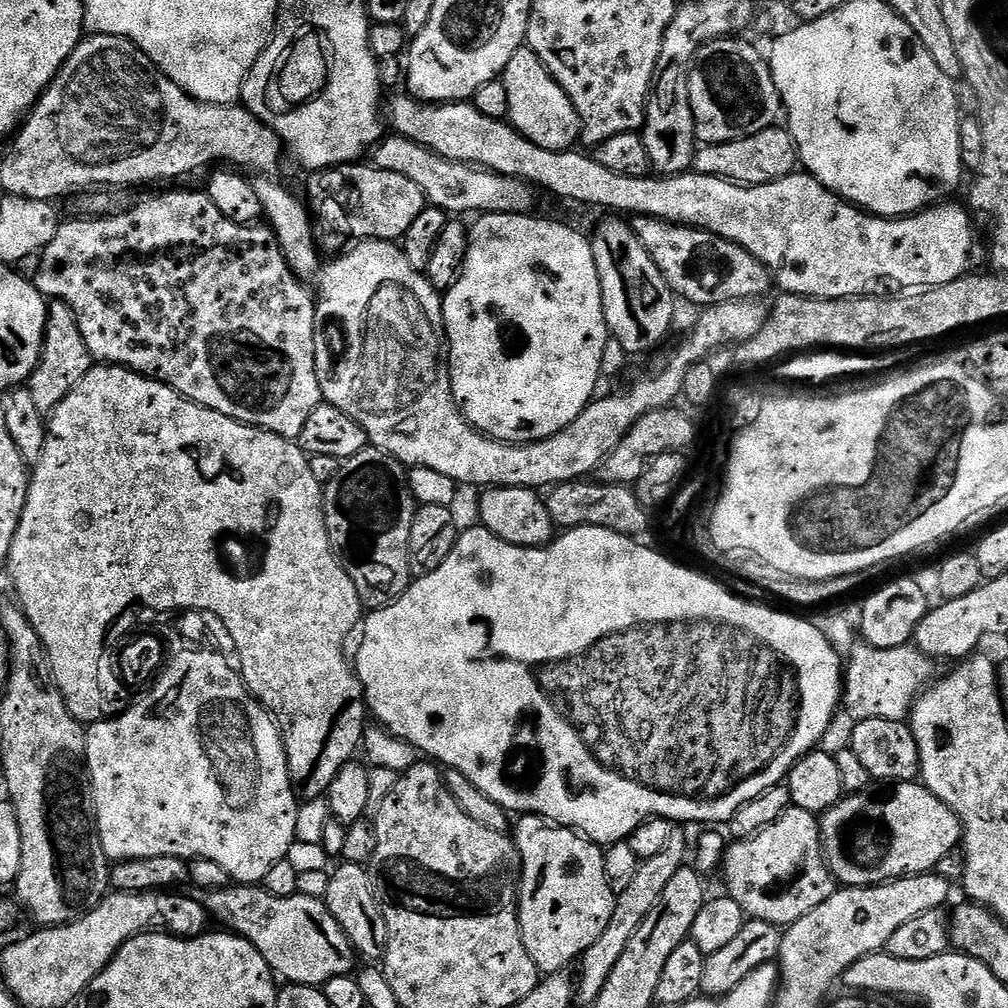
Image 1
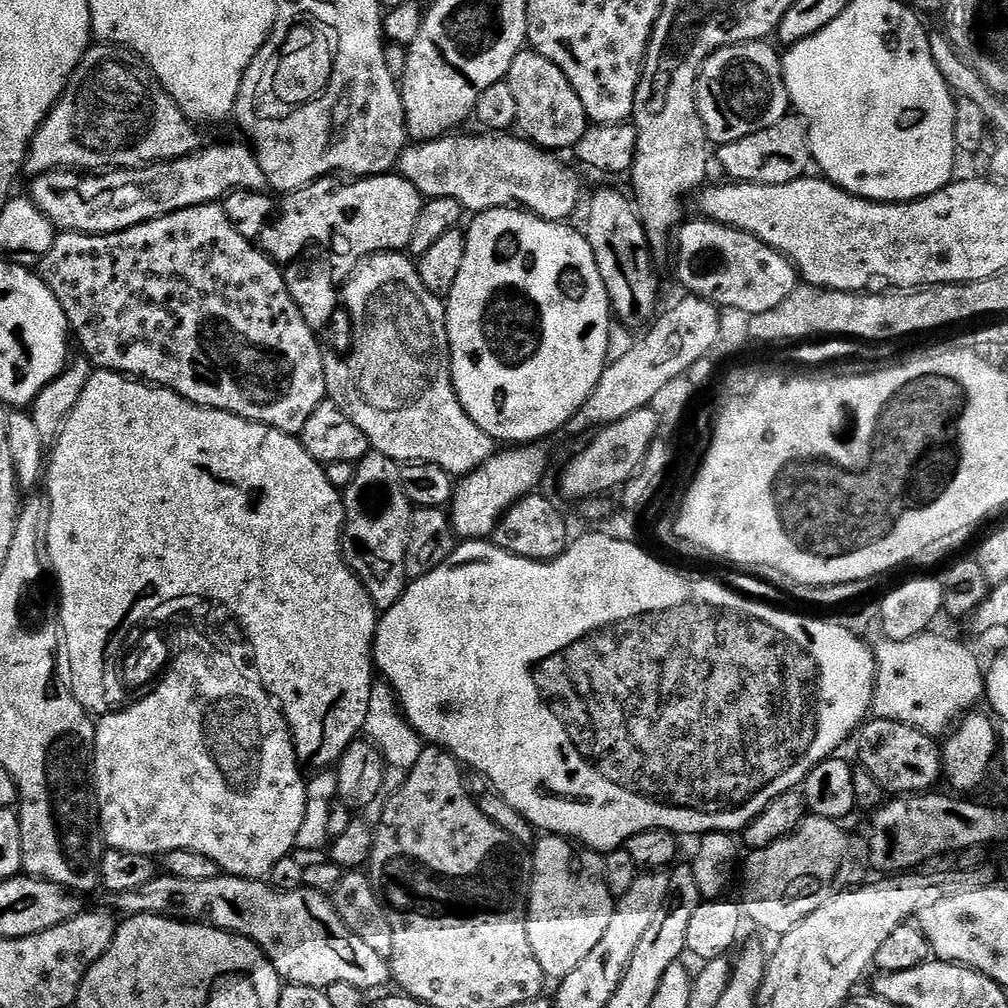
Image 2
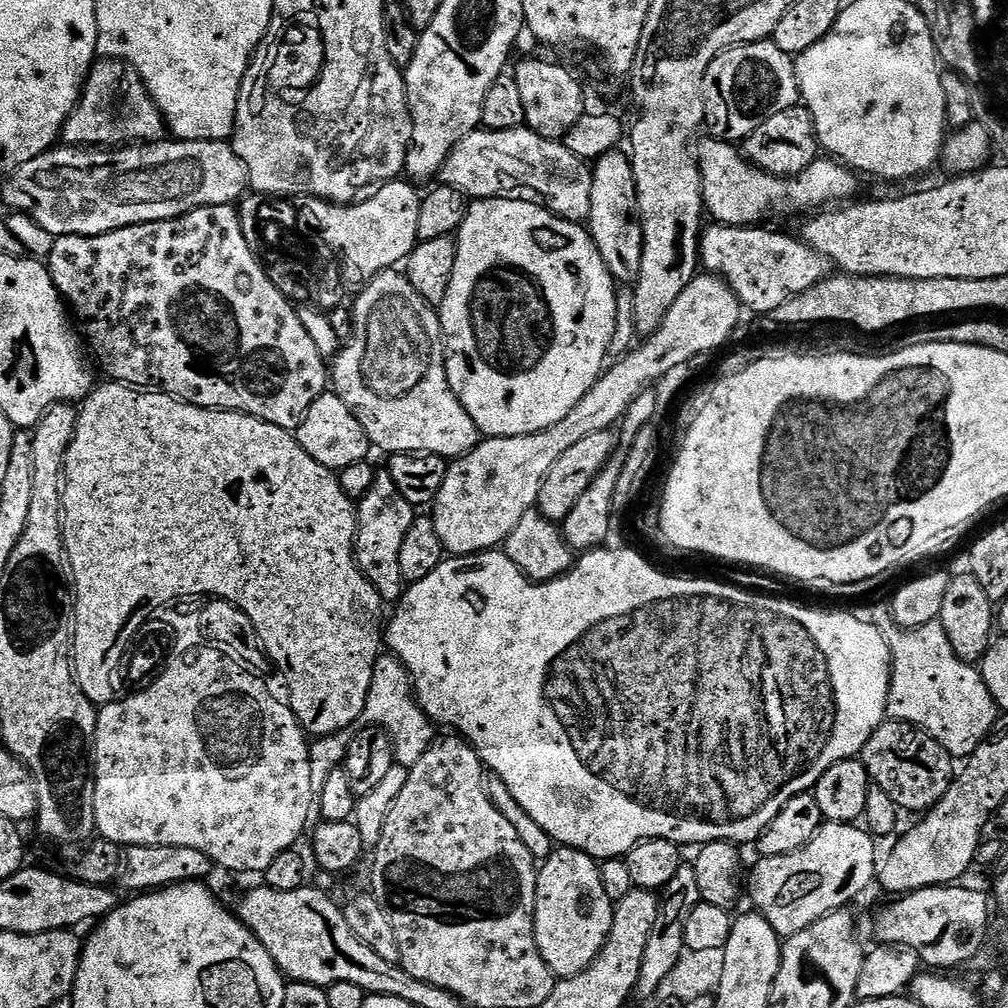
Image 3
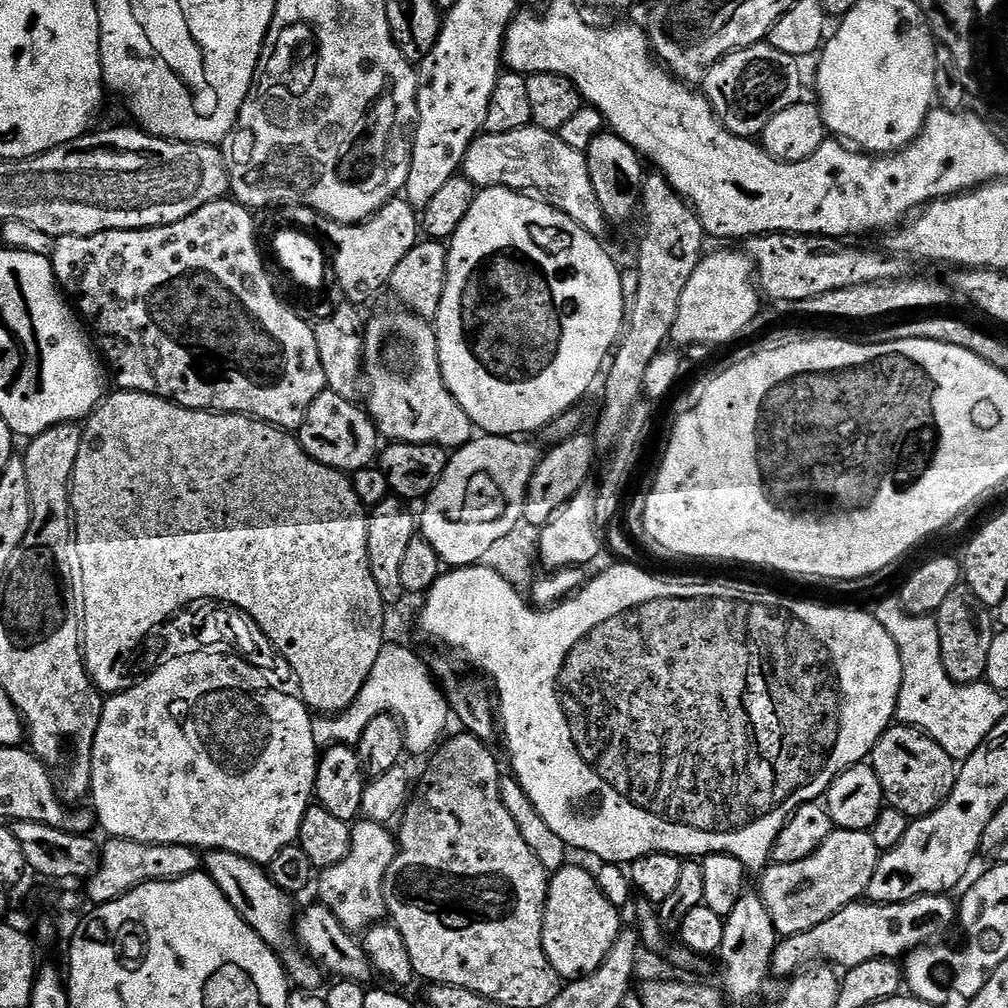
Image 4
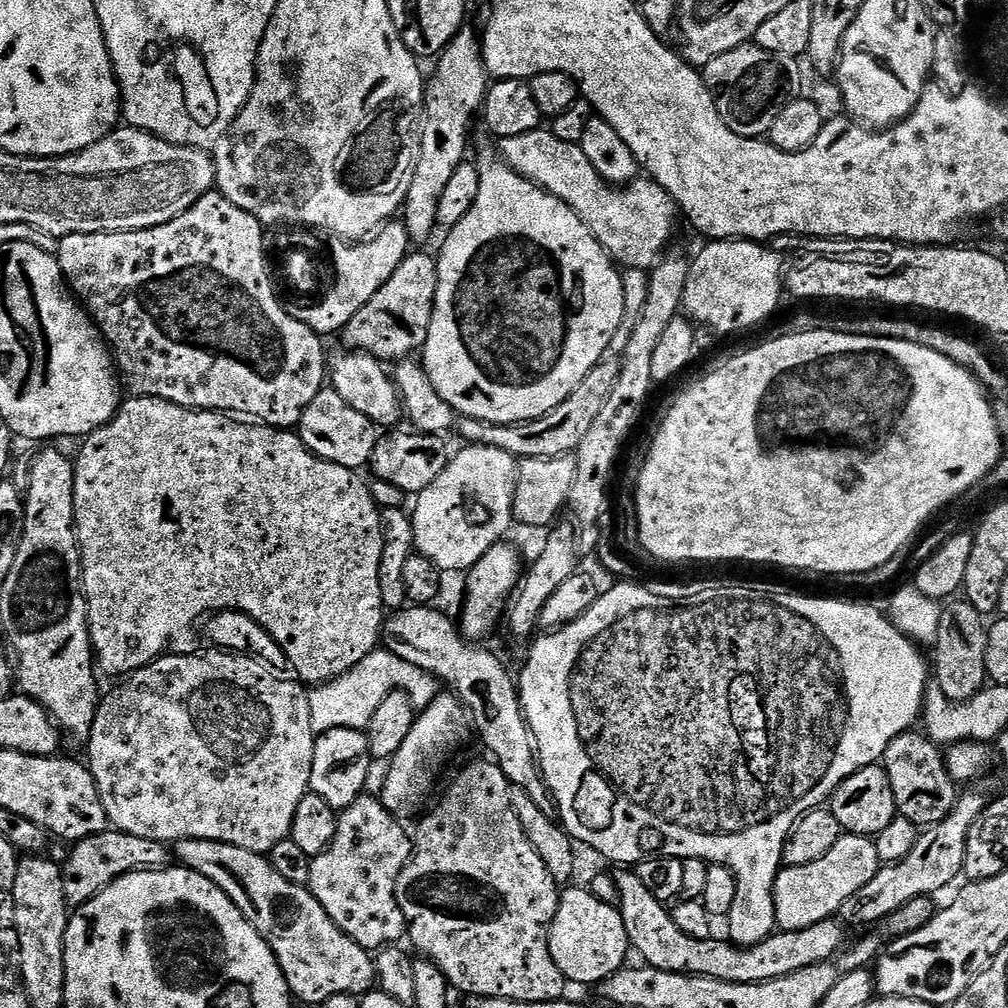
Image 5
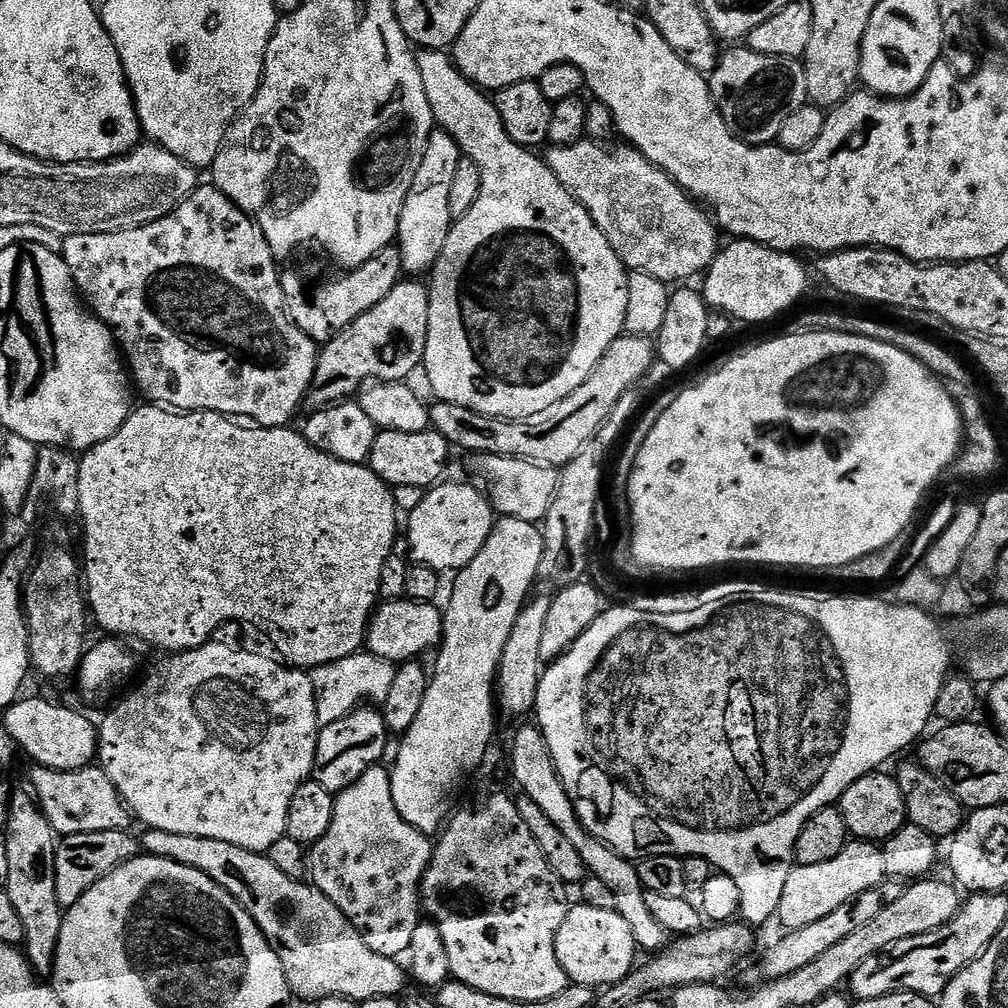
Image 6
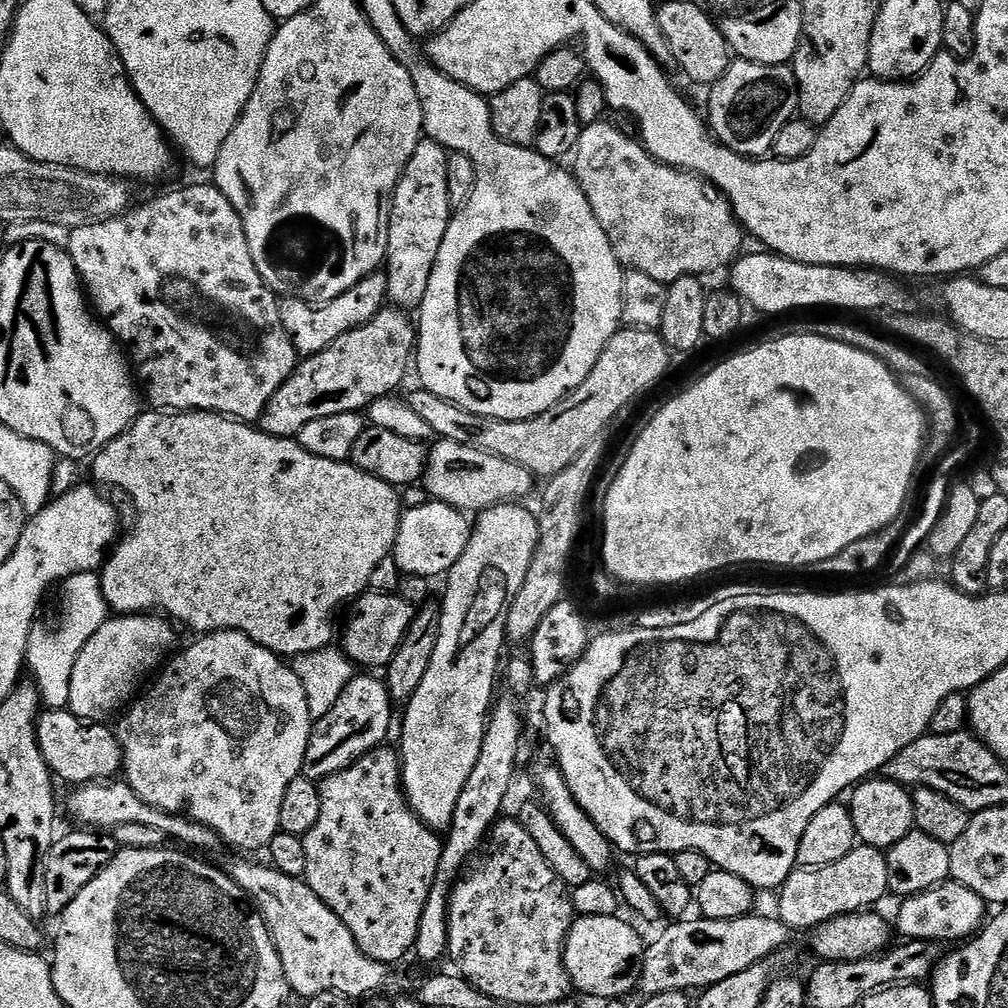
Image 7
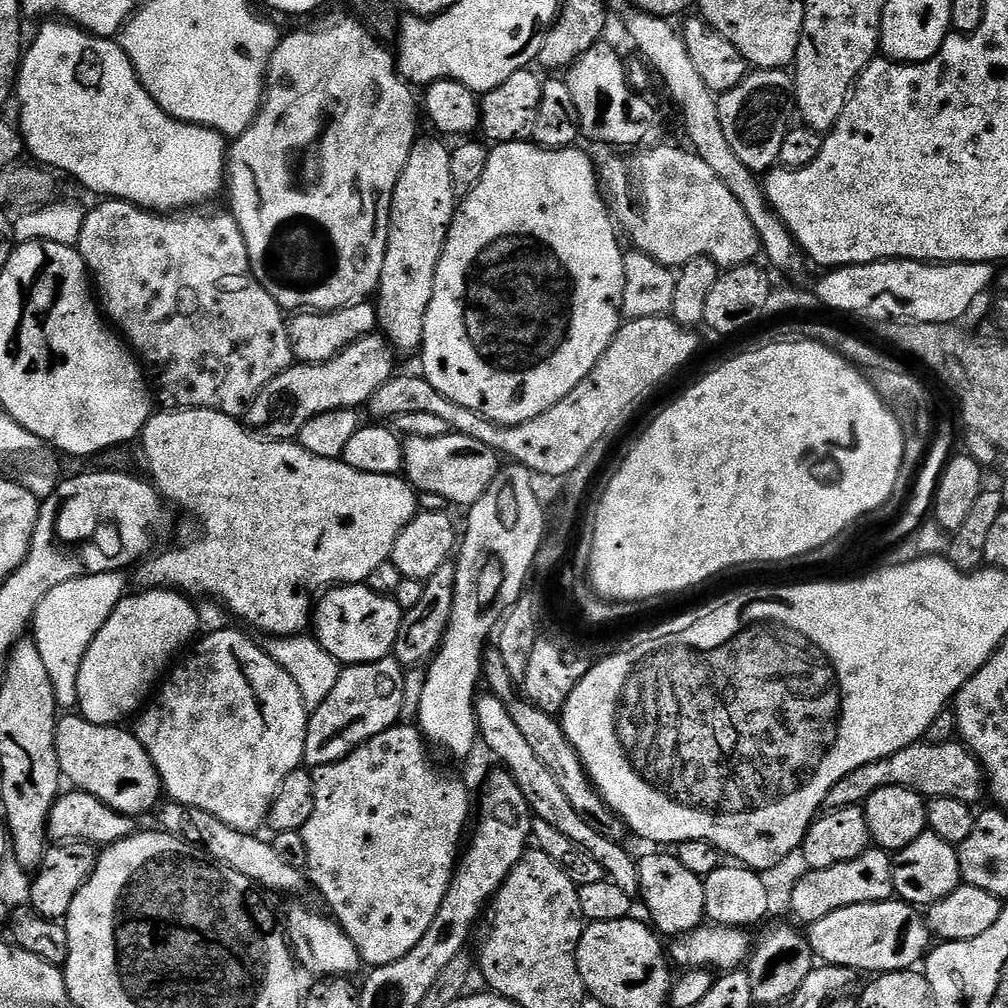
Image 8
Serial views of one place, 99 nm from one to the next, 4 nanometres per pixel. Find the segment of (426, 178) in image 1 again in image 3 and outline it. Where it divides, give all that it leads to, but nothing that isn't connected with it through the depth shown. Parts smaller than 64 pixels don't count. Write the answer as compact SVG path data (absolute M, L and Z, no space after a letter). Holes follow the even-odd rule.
M527 126L501 132L477 130L466 134L466 138L462 138L462 142L458 142L454 150L450 150L450 158L446 158L438 177L440 184L463 192L472 200L521 200L546 208L564 220L577 222L587 221L588 218L588 185L591 179L591 167L570 154L563 142L542 138Z

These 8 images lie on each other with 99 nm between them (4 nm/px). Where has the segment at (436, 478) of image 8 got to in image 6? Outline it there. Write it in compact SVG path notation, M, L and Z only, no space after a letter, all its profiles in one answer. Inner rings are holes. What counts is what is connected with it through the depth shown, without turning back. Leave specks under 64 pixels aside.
M477 455L473 460L476 460L472 464L473 470L484 475L483 487L497 517L509 516L534 525L543 521L559 484L555 467L552 469L552 466L537 464L534 460L519 460L509 456Z

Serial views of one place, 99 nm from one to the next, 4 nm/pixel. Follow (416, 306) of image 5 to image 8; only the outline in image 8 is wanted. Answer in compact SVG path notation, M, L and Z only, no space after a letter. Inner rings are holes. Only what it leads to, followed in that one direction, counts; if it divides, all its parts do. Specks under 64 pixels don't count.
M373 334L362 338L357 344L352 344L334 358L321 364L293 363L291 368L278 374L278 378L270 381L256 395L246 413L247 427L259 430L265 437L273 440L295 441L300 435L302 426L306 426L306 422L310 422L310 418L314 418L318 414L326 414L326 410L363 409L367 405L368 399L378 390L378 386L382 386L397 371L395 358L397 359L392 345L384 339L383 335Z

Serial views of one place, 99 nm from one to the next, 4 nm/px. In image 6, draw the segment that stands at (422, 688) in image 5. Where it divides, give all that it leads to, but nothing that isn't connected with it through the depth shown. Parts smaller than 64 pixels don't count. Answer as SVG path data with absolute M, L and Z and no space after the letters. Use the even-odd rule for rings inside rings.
M367 650L355 652L346 658L338 658L338 662L311 669L317 725L338 722L338 718L344 718L365 702L383 702L386 694L390 694L390 685L395 673L393 661L378 658Z

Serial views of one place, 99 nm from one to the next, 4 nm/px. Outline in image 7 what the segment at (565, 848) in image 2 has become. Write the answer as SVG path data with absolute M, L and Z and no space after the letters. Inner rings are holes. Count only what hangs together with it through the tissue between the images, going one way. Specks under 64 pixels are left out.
M619 915L606 918L590 918L576 916L572 922L572 929L564 943L564 965L568 976L572 979L572 987L578 993L585 992L588 996L597 996L600 1000L616 1000L619 996L628 996L638 988L640 979L640 964L638 961L644 955L646 940L643 940L626 921L620 920Z

